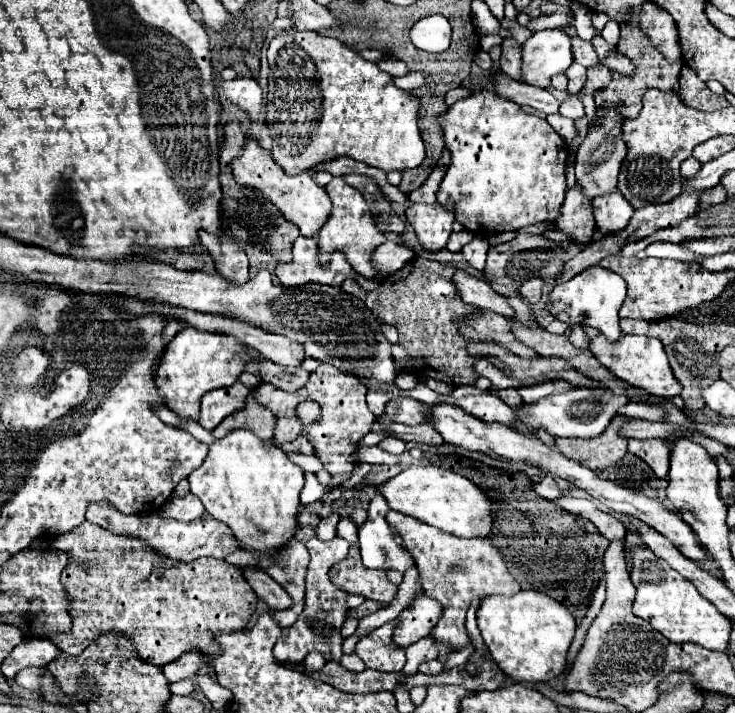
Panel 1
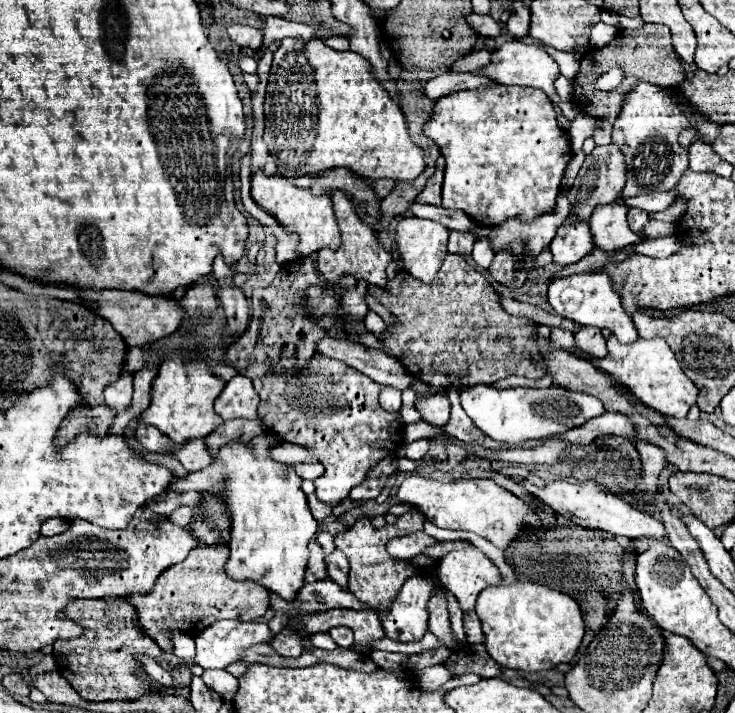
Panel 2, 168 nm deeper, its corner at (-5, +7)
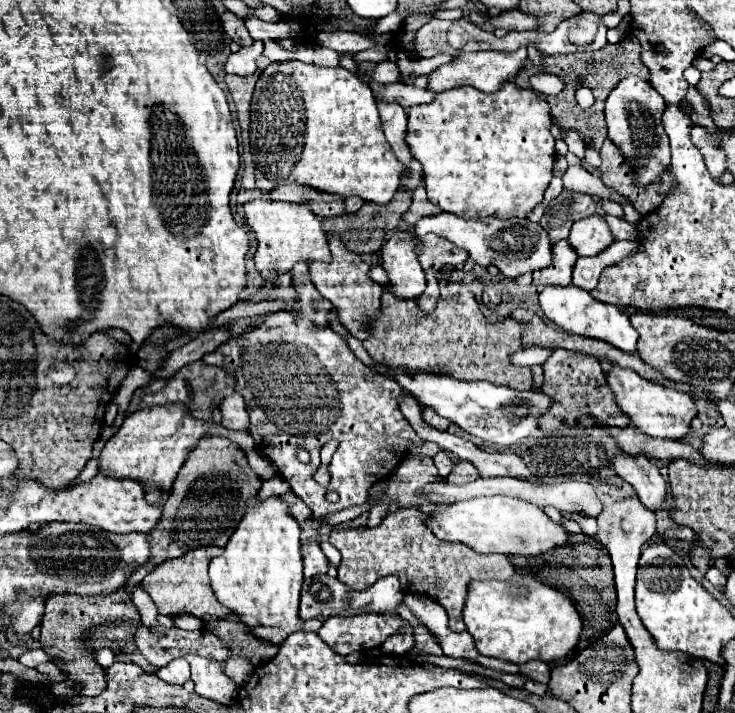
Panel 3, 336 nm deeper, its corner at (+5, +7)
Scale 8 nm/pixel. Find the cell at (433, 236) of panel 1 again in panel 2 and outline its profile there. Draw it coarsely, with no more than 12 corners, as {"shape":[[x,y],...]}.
{"shape":[[402,218],[396,250],[404,270],[434,280],[448,252],[448,230]]}

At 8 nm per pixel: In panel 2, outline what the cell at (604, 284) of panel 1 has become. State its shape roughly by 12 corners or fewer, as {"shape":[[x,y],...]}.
{"shape":[[604,272],[556,278],[548,304],[580,326],[638,332]]}

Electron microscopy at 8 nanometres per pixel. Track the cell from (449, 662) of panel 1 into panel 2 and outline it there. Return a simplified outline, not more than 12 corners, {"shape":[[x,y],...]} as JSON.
{"shape":[[478,548],[448,552],[438,580],[470,612],[502,574]]}

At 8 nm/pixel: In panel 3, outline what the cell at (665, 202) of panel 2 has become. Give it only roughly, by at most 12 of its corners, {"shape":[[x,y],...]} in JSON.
{"shape":[[580,164],[564,172],[564,188],[596,198],[630,204],[626,196],[604,188],[598,176]]}

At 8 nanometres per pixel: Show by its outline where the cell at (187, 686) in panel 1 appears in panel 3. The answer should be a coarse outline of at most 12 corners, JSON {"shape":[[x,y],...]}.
{"shape":[[100,648],[96,662],[108,668],[116,662],[116,652],[112,648]]}

